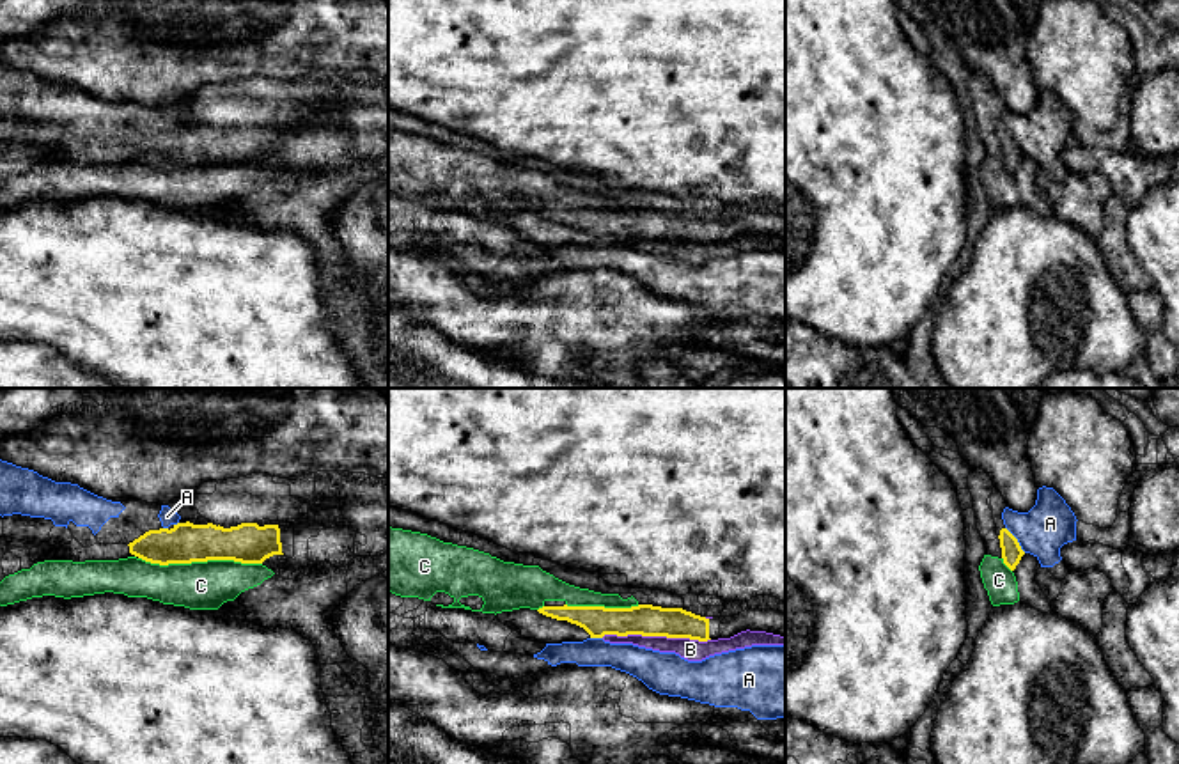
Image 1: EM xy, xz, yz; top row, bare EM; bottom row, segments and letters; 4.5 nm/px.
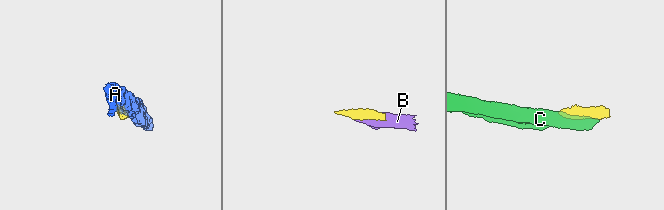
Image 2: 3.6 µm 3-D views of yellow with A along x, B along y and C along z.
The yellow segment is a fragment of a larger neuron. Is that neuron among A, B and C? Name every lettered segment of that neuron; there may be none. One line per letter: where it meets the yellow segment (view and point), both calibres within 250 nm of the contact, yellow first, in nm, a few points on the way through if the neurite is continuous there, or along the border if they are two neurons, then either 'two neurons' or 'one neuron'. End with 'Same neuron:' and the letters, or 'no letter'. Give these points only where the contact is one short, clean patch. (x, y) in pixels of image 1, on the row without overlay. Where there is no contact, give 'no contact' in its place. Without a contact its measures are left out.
A: contact yz (1016, 142); calibres 100 and 220 nm; two neurons
B: contact xz (656, 238); calibres 140 and 100 nm; two neurons
C: contact xy (201, 163); calibres 190 and 220 nm; two neurons
Same neuron: no letter

